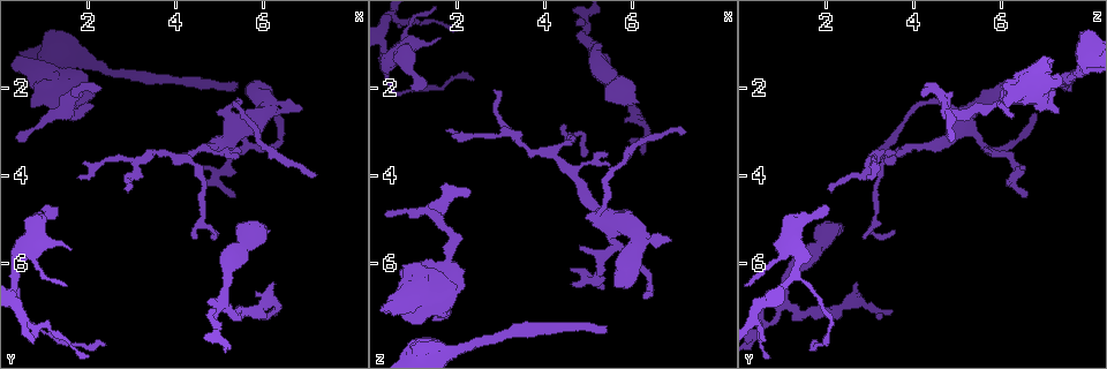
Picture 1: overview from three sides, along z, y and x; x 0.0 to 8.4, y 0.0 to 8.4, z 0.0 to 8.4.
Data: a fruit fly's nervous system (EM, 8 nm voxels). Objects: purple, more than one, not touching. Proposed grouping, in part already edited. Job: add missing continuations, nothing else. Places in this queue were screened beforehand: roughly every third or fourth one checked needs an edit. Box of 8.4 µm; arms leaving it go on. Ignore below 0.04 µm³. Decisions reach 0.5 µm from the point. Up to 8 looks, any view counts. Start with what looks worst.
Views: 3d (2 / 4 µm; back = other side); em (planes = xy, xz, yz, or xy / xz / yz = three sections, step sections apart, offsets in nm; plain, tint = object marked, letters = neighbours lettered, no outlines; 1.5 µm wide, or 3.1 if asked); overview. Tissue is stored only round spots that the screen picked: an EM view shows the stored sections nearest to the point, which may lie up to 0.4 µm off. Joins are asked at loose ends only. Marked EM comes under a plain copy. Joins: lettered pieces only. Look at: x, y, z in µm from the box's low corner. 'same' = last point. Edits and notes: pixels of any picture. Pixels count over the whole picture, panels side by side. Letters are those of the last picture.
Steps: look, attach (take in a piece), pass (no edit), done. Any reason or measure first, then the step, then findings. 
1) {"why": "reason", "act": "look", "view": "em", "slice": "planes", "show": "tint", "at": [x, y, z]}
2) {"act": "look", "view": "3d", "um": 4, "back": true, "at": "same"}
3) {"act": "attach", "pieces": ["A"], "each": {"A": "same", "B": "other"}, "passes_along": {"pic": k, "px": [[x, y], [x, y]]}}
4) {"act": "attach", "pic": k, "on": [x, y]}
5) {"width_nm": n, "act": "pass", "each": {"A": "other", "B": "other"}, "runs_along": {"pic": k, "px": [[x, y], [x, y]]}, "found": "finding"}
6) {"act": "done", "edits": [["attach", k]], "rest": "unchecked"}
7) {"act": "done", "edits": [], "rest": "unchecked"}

{"why": "long arm stops here", "act": "look", "view": "3d", "um": 2, "at": [5.35, 1.95, 7.55]}

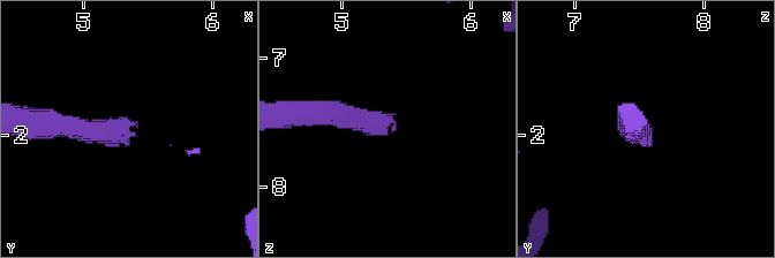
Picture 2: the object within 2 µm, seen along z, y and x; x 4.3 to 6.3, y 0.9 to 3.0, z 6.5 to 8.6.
{"why": "need the tissue", "act": "look", "view": "em", "slice": "xz", "step": 8, "show": "letters", "at": [5.38, 1.96, 7.56]}

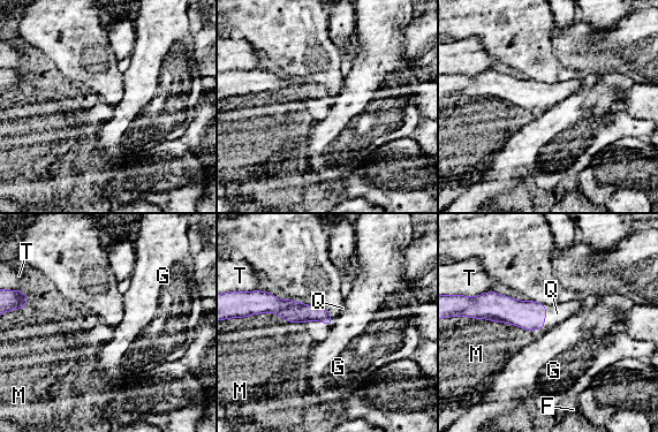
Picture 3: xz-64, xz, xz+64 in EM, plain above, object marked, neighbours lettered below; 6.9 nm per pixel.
{"why": "another direction", "act": "look", "view": "em", "slice": "planes", "show": "letters", "at": "same"}

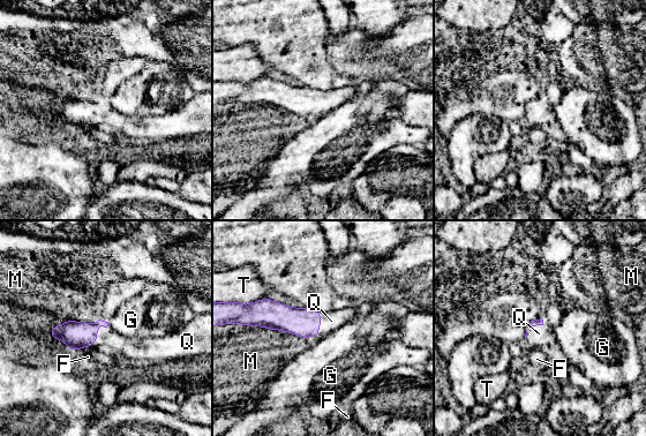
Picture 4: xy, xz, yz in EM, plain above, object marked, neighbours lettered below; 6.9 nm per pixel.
{"act": "attach", "pic": 4, "on": [106, 337], "each": {"F": "other", "G": "other", "M": "other", "Q": "same", "T": "other"}, "passes_along": {"pic": 4, "px": [[75, 335], [96, 331], [106, 337]]}, "found": "the cell continues"}

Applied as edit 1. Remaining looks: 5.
{"why": "thick end", "act": "look", "view": "em", "slice": "planes", "show": "tint", "at": [1.00, 4.70, 2.10]}

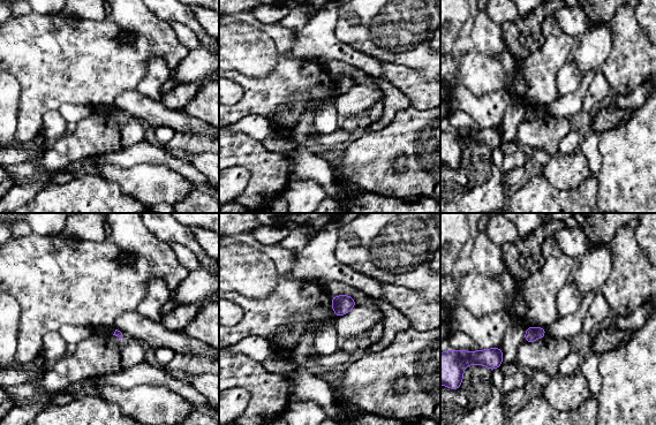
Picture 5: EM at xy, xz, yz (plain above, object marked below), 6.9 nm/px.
{"why": "see the neighbours", "act": "look", "view": "em", "slice": "planes", "show": "letters", "at": "same"}

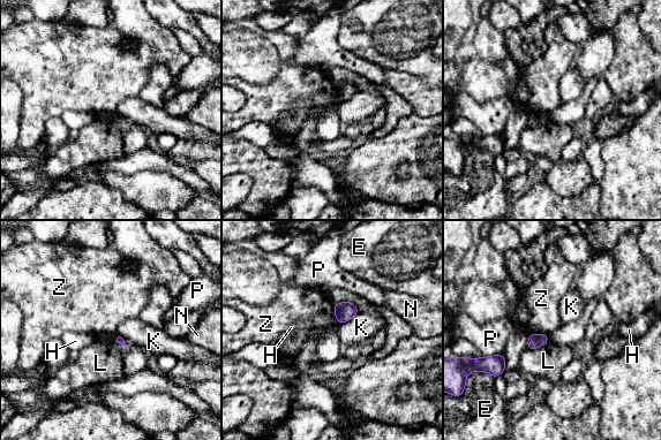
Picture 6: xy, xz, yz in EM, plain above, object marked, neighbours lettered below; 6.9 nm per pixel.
{"act": "pass", "each": {"E": "other", "H": "other", "K": "other", "L": "other", "N": "other", "P": "other", "Z": "other"}, "border": {"pic": 6, "px": [[332, 304], [335, 318], [339, 324]]}, "found": "no lettered piece goes on from it"}

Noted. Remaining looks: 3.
{"act": "done", "edits": [["attach", 4]], "rest": "unchecked"}

